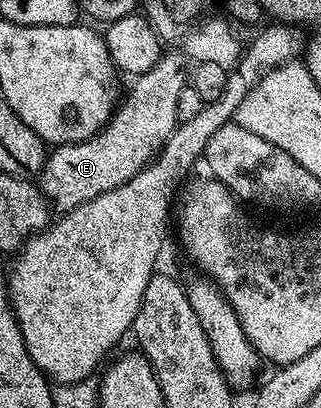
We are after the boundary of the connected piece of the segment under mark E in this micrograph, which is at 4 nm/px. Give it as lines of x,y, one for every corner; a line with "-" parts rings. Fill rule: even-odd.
166,54
147,73
132,80
129,96
116,108
108,124
82,143
62,143
46,154
45,166
39,172
41,194
58,212
74,211
79,205
119,189
149,166
179,122
179,93
187,86
187,67
175,56

